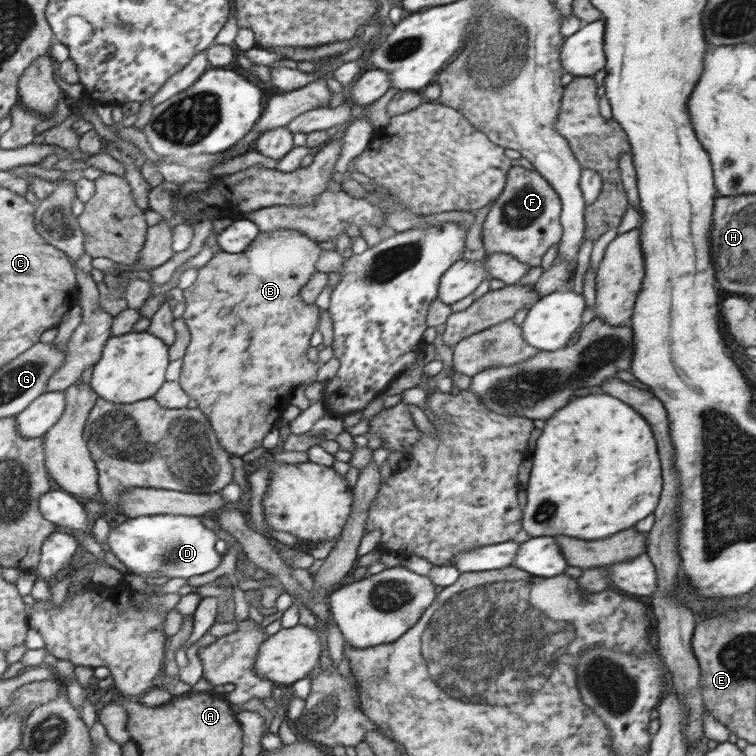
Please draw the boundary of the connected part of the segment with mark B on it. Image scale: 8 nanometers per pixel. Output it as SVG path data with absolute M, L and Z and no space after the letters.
M279 228L279 230L273 232L260 231L259 238L255 239L255 242L245 252L235 254L223 250L217 252L211 261L207 263L207 266L198 270L198 277L195 282L183 290L186 302L186 310L183 317L185 318L185 322L187 322L187 326L190 328L192 341L183 358L184 365L180 384L187 394L190 395L190 398L197 401L198 408L212 422L213 429L215 429L217 436L220 438L221 445L232 456L241 458L244 454L249 454L252 450L261 448L263 446L263 440L271 432L273 422L277 420L279 412L287 406L287 400L285 398L291 396L293 386L297 386L301 382L305 382L305 385L308 386L316 381L318 365L307 360L305 350L307 350L307 344L309 344L309 336L313 334L313 330L317 326L319 310L317 310L317 307L313 303L307 304L302 301L300 299L300 291L304 288L305 283L312 278L313 274L316 274L315 261L321 255L321 251L323 249L319 247L319 242L309 236L305 236L304 233L297 232L297 230L285 230L285 228L281 230Z

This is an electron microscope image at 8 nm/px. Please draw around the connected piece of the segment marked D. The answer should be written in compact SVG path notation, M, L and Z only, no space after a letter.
M162 513L157 516L127 519L120 523L109 531L106 547L130 573L152 582L163 576L187 579L215 570L222 558L221 551L216 548L218 540L217 531L207 528L197 516Z

